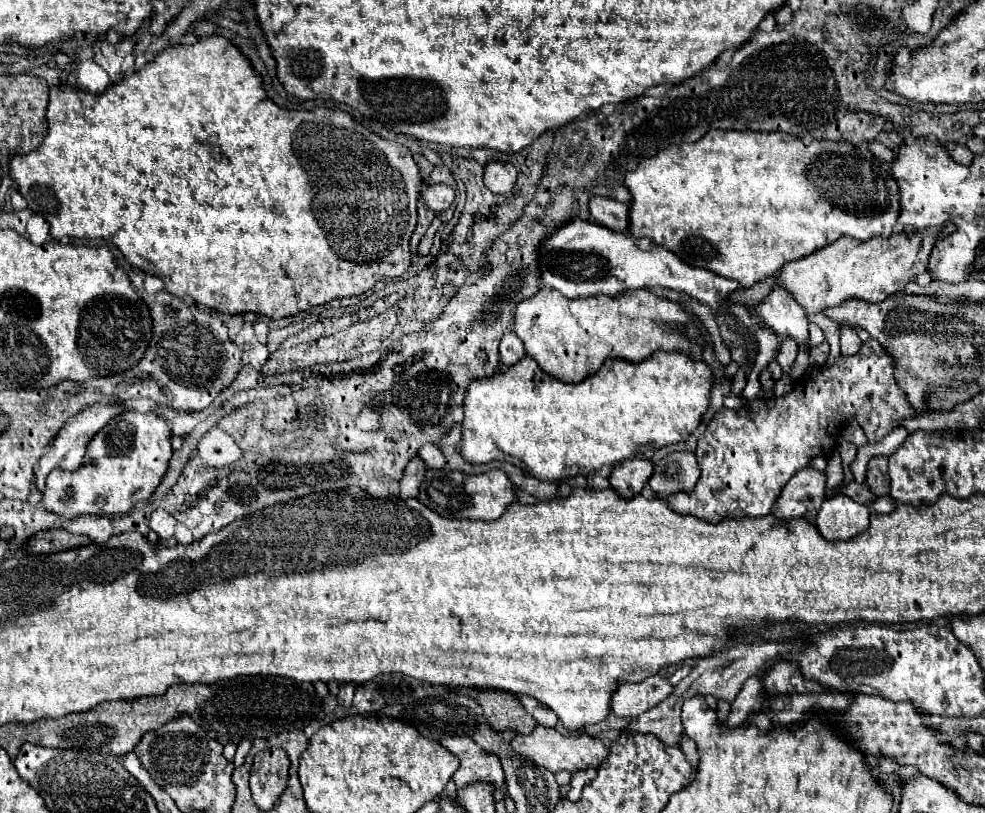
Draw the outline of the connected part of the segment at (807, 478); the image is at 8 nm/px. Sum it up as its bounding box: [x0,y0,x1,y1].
[770,467,824,521]

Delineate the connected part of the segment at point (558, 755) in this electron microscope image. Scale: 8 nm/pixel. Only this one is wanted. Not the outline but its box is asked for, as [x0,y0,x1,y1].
[512,725,610,773]

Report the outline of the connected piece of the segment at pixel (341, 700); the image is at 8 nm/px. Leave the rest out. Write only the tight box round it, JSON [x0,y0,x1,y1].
[338,683,356,707]

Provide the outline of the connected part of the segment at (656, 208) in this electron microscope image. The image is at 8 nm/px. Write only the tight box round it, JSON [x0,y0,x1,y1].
[626,131,900,289]

